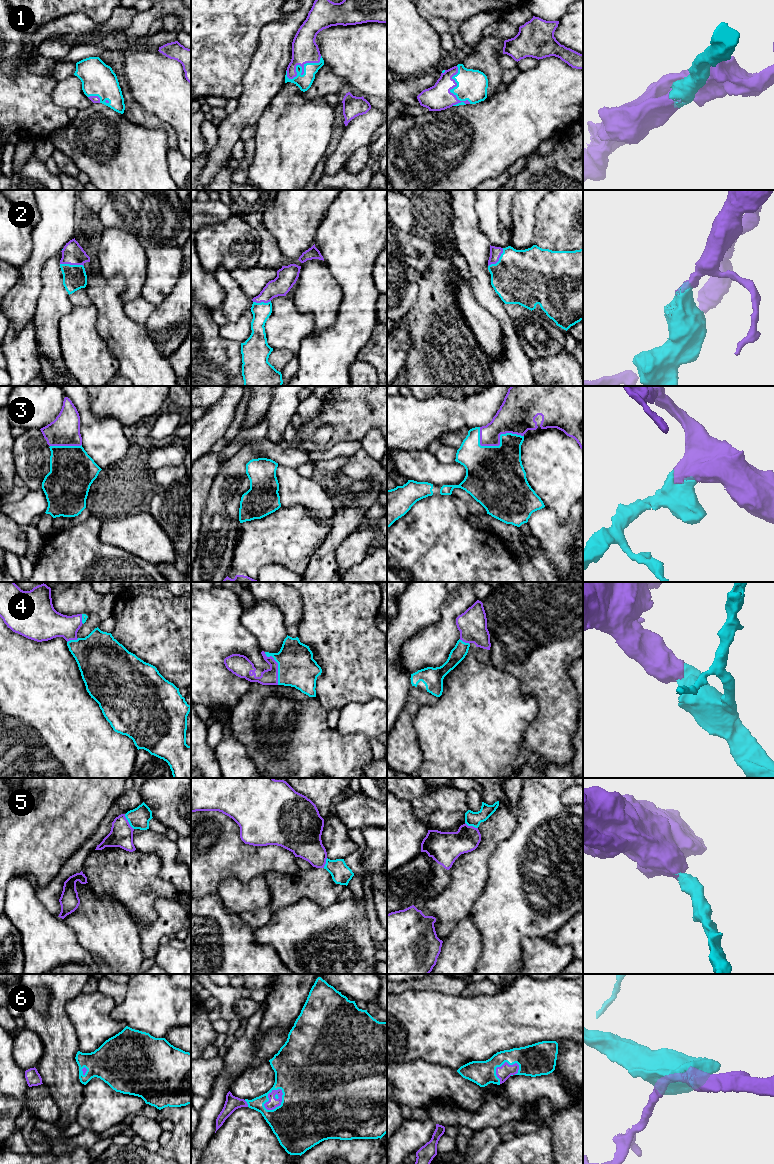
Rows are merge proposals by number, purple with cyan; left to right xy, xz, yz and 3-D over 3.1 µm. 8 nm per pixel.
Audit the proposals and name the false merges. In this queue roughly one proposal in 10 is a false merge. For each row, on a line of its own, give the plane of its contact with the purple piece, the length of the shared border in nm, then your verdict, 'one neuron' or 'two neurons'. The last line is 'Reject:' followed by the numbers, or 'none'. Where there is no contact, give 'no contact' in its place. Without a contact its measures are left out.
1: contact in xz; length 340 nm; one neuron
2: contact in xy; length 190 nm; one neuron
3: contact in yz; length 360 nm; one neuron
4: contact in xz; length 280 nm; one neuron
5: contact in xy; length 150 nm; one neuron
6: contact in xz; length 220 nm; one neuron
Reject: none

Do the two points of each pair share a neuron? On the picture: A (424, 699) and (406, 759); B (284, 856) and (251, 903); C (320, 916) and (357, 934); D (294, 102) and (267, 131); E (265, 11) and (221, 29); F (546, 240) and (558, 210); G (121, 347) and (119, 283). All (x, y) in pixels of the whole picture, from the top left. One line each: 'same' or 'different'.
A: same
B: different
C: same
D: same
E: same
F: same
G: same

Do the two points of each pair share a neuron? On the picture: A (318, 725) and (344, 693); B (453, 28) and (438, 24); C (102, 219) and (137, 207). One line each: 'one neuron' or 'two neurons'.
A: two neurons
B: one neuron
C: one neuron

